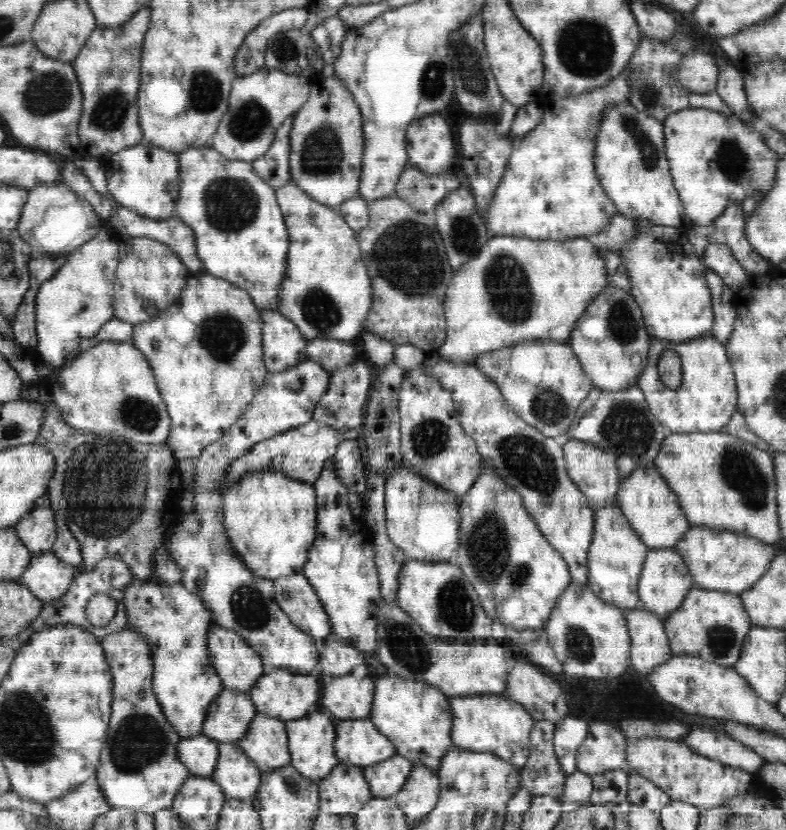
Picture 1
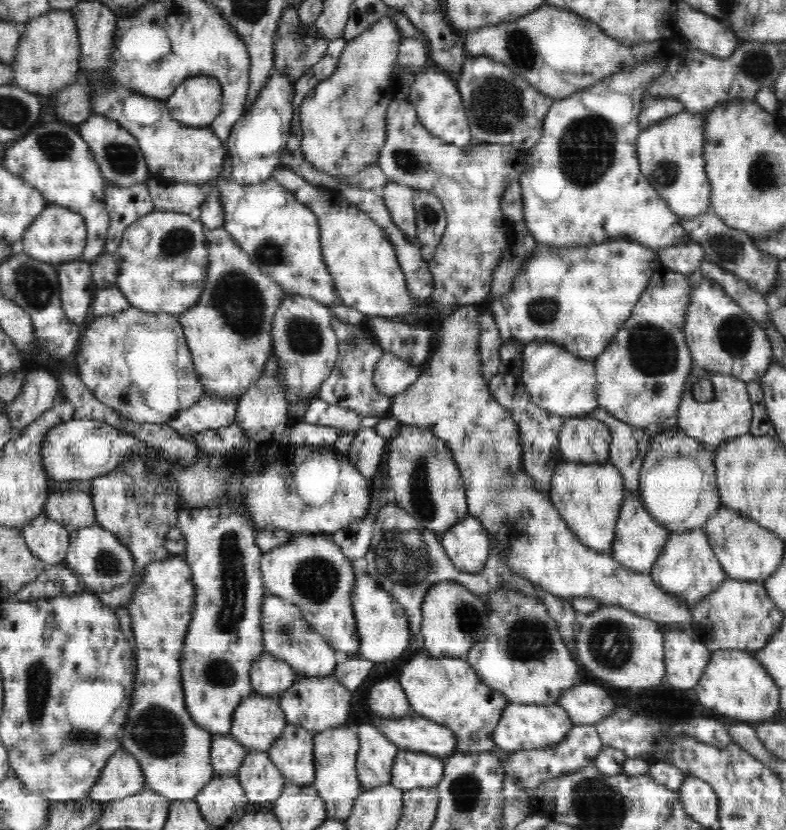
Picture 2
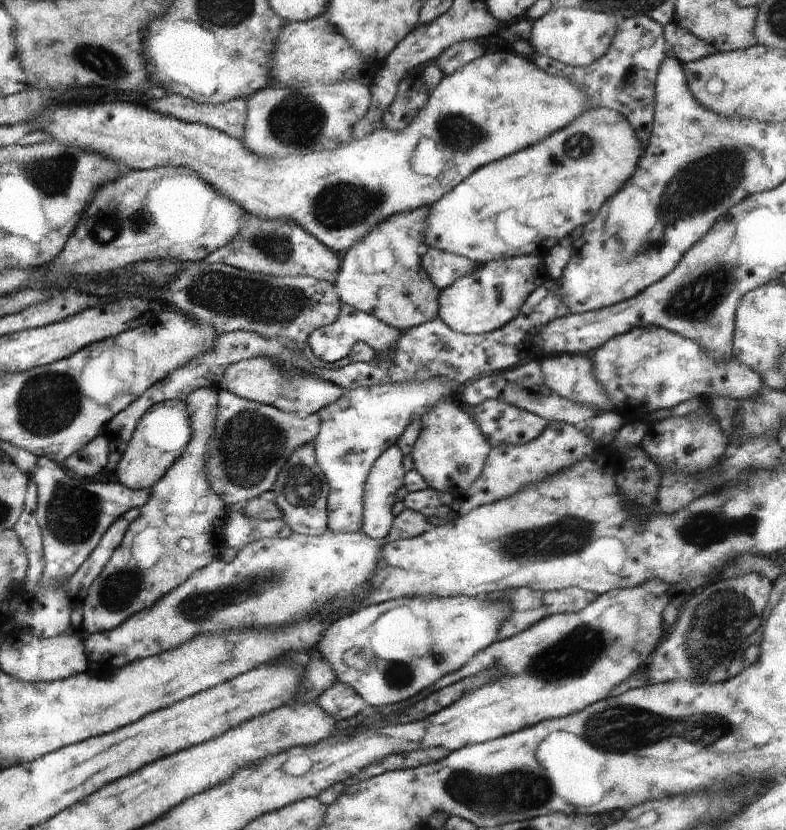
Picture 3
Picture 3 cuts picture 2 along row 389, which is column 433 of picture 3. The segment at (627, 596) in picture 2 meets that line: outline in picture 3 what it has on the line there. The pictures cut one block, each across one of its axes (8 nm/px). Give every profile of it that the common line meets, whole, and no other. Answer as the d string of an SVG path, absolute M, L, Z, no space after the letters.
M448 397L428 408L421 422L422 432L411 451L413 468L424 478L428 487L438 492L452 493L457 499L480 476L491 446L474 424L468 409Z

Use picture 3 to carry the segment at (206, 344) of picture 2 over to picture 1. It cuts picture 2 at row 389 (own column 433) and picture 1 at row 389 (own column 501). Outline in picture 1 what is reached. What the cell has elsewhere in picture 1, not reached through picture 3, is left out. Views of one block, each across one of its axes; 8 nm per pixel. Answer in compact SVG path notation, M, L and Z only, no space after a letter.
M204 269L190 275L181 298L165 315L135 326L131 340L146 355L160 396L166 403L172 431L169 446L176 462L198 458L208 444L216 443L244 414L269 374L263 362L263 320L248 291Z

